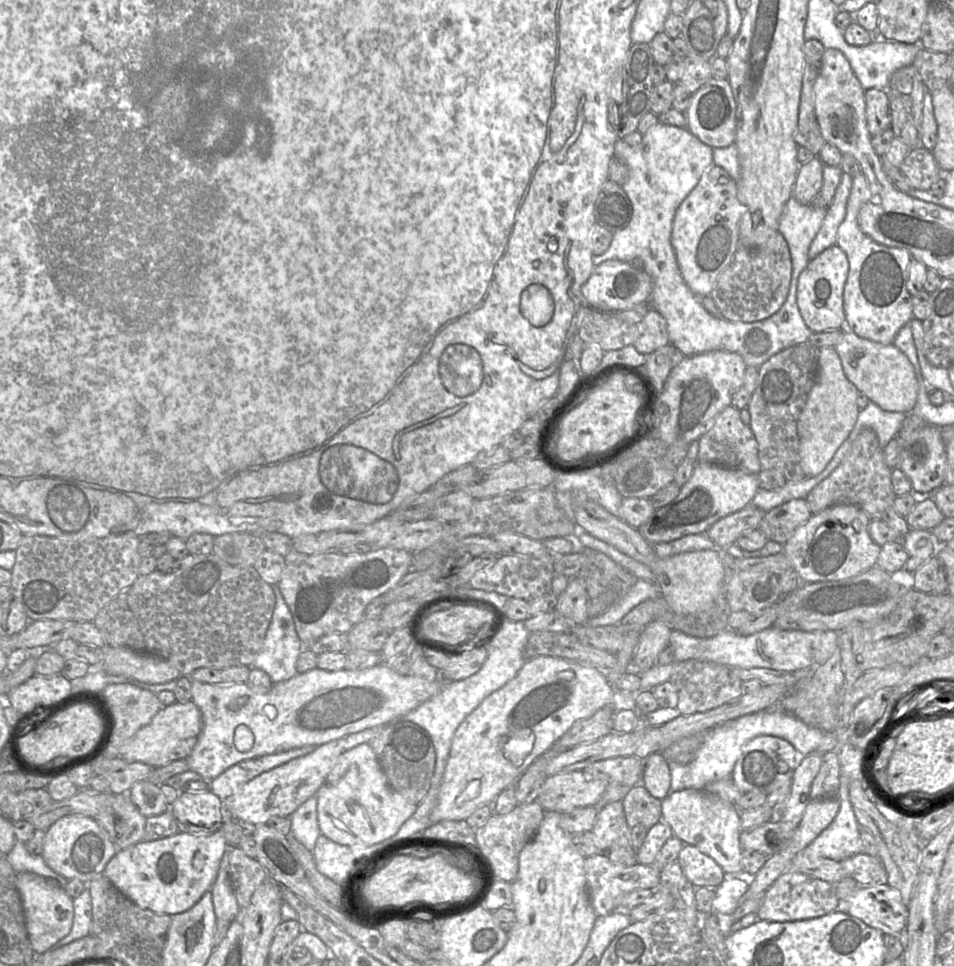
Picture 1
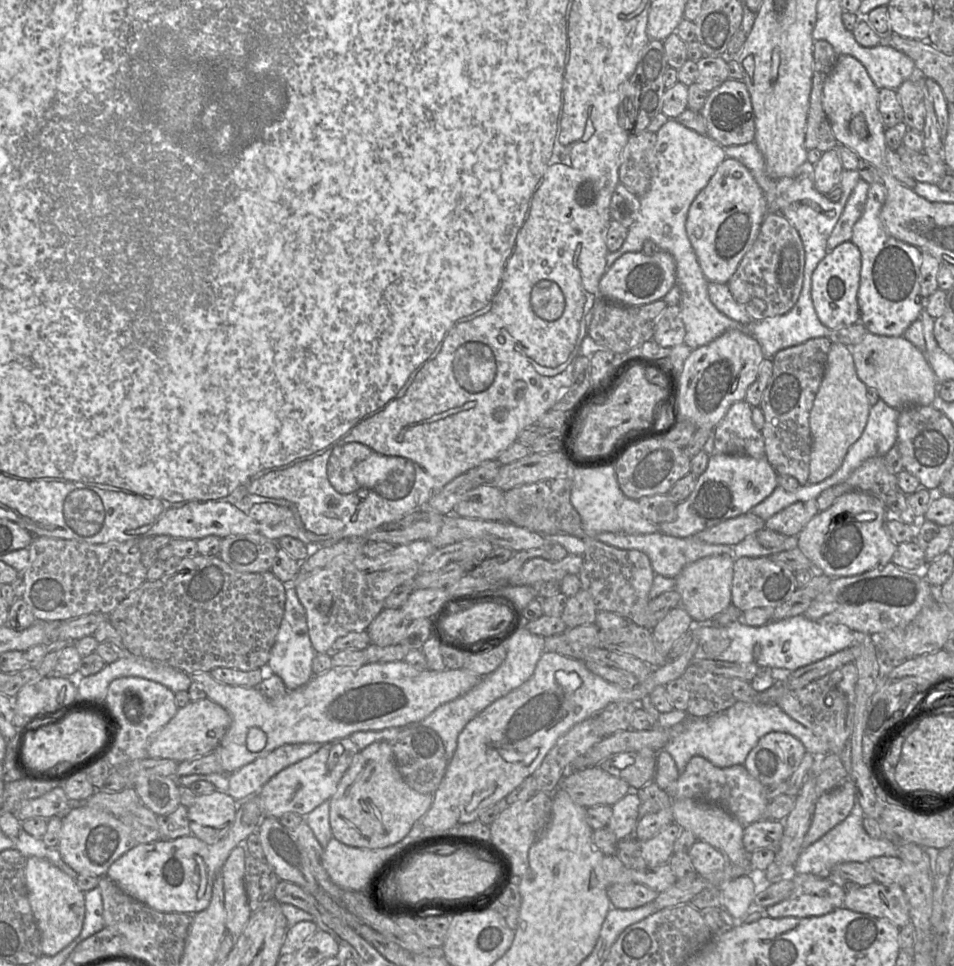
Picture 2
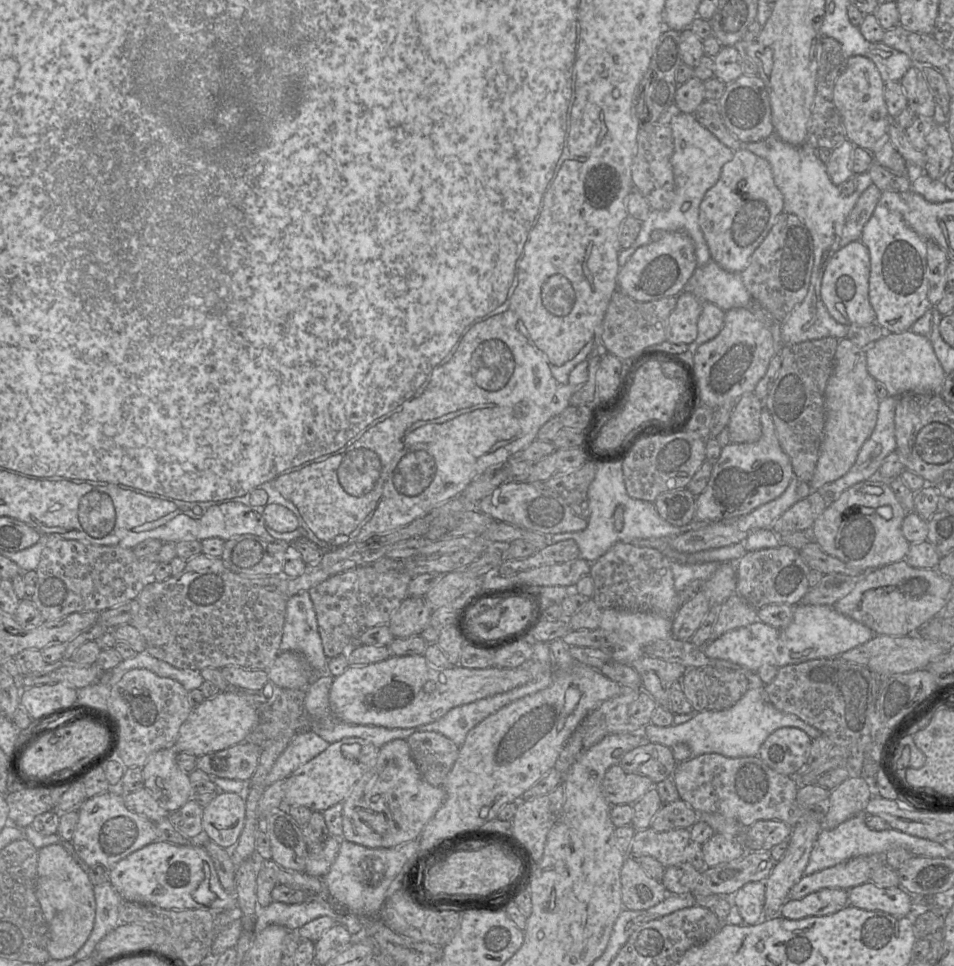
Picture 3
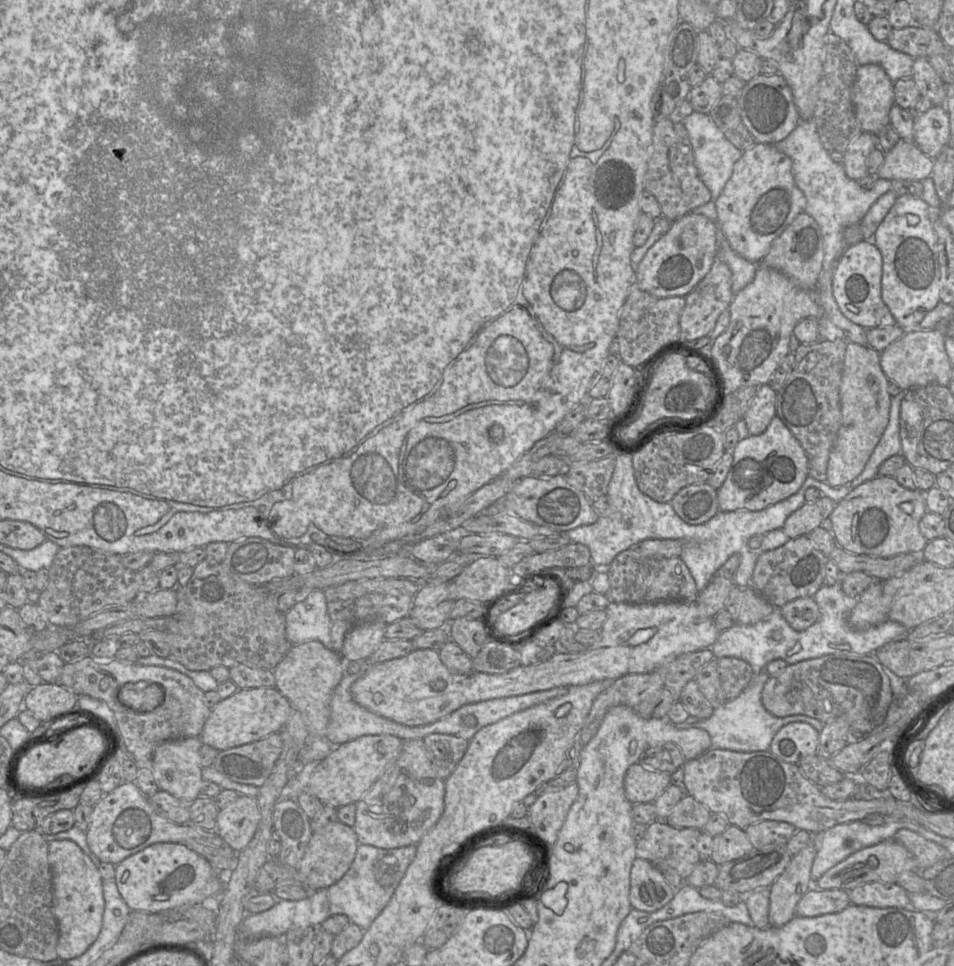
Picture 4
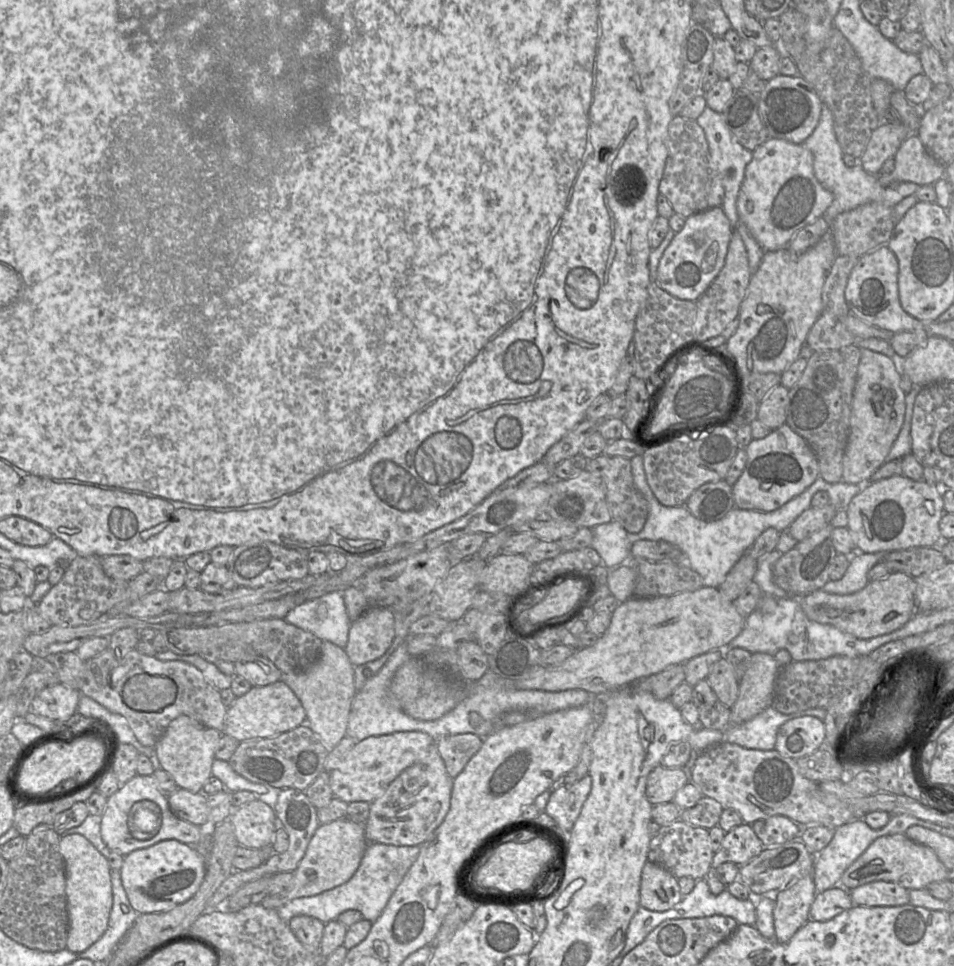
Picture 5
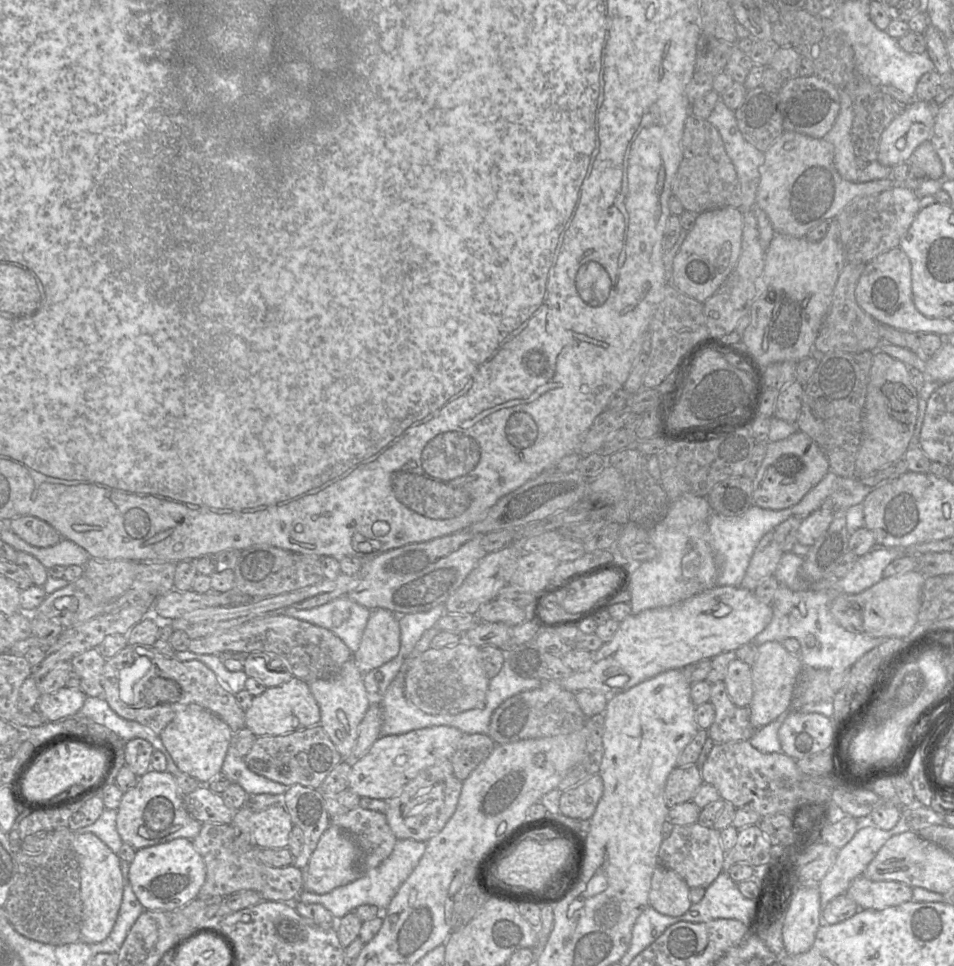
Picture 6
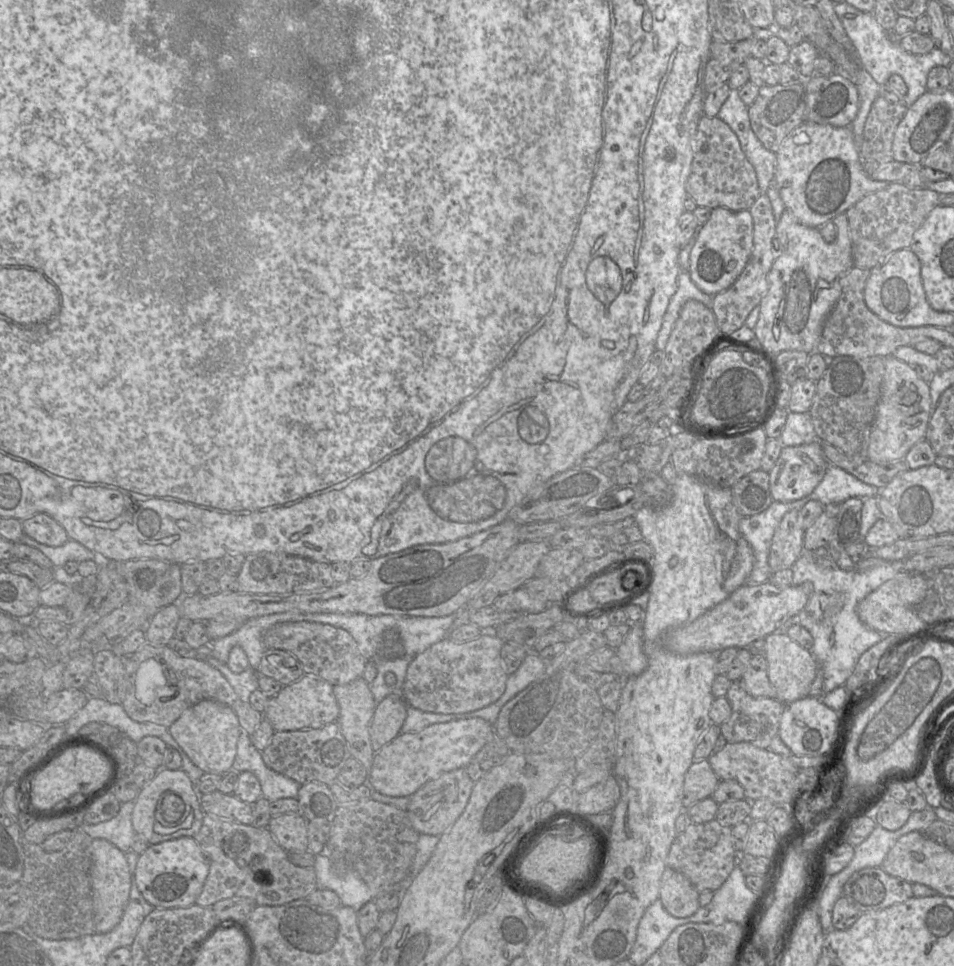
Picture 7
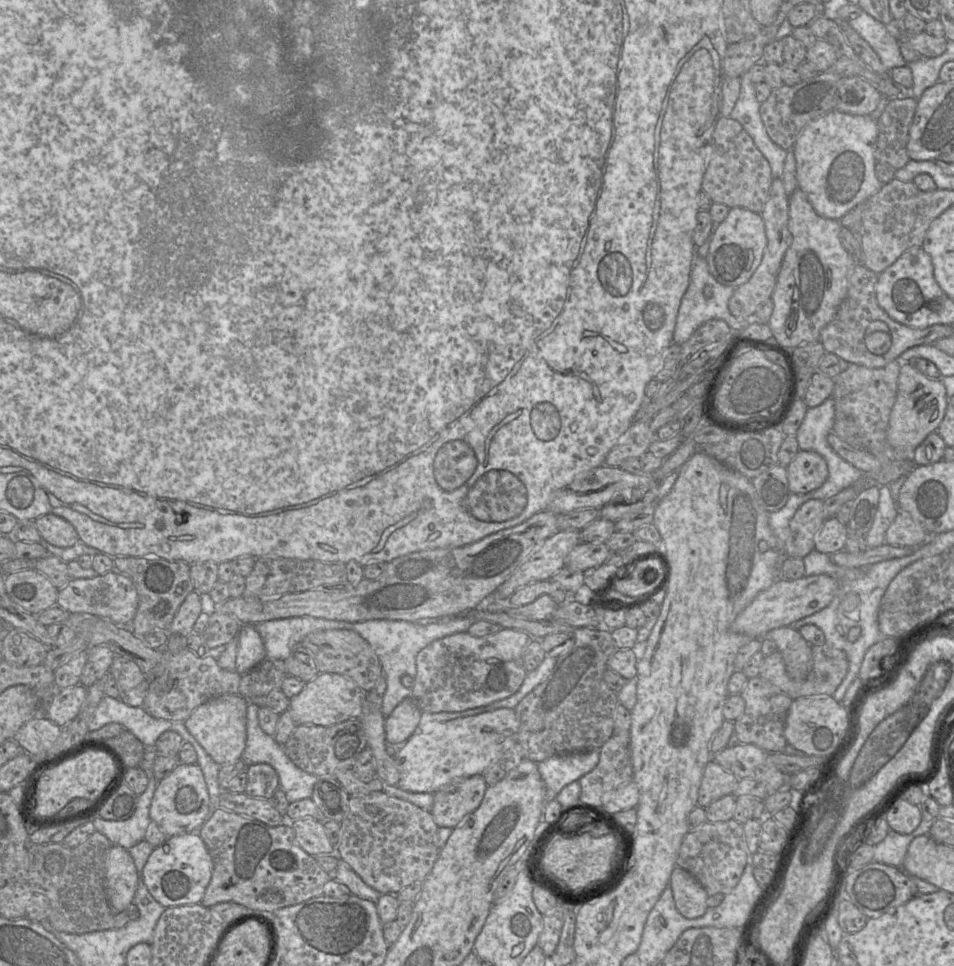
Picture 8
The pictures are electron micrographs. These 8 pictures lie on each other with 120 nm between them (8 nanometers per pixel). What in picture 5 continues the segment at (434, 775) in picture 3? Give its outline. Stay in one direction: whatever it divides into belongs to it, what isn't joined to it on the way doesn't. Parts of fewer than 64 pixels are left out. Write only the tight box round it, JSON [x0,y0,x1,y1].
[435,733,483,779]

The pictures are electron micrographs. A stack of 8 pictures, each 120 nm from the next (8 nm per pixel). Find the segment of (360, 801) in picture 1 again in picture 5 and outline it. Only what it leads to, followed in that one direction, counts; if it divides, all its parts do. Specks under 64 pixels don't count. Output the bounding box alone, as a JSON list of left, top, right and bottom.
[364,743,453,846]

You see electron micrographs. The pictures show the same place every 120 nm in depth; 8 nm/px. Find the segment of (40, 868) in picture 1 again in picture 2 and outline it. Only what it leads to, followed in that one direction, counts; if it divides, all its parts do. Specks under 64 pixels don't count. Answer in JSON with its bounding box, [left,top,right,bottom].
[14,829,79,881]

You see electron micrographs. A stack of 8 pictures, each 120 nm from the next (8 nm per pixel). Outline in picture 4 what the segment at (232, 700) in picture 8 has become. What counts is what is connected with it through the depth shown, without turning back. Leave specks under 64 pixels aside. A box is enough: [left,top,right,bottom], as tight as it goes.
[151,737,203,803]

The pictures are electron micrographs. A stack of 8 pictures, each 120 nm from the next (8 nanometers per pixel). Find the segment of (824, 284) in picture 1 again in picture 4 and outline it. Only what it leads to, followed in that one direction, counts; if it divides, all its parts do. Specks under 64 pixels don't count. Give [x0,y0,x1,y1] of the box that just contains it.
[832,240,897,329]

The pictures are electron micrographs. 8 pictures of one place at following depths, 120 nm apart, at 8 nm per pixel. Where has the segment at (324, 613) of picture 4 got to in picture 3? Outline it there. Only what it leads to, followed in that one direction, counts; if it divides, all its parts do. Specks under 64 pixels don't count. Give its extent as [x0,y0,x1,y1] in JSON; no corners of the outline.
[280,591,328,678]

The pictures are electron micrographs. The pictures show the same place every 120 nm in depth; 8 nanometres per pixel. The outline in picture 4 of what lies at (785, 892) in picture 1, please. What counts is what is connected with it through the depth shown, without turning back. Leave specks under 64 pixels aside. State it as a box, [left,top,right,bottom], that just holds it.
[795,889,851,917]

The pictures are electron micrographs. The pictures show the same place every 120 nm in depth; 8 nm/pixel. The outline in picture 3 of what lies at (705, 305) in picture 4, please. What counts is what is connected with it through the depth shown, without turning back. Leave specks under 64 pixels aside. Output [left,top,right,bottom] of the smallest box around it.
[666,292,702,345]

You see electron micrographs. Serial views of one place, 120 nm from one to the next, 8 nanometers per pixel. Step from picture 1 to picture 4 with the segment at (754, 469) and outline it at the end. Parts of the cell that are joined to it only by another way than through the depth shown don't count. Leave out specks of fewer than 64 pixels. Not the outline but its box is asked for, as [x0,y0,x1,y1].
[743,384,776,435]

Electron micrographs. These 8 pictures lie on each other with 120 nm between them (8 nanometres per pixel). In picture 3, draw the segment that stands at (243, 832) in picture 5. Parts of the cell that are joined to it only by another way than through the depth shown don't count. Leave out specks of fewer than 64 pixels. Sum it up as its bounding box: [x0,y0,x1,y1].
[203,792,245,850]

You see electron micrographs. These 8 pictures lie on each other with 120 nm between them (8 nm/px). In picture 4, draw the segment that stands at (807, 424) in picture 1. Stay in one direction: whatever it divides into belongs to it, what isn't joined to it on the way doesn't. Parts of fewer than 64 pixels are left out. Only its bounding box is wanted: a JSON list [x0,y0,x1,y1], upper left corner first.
[825,343,892,487]

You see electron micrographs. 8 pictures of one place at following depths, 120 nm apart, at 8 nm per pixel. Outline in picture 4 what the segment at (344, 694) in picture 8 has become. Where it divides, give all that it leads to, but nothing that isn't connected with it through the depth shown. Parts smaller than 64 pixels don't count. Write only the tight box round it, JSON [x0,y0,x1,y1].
[199,686,292,751]

